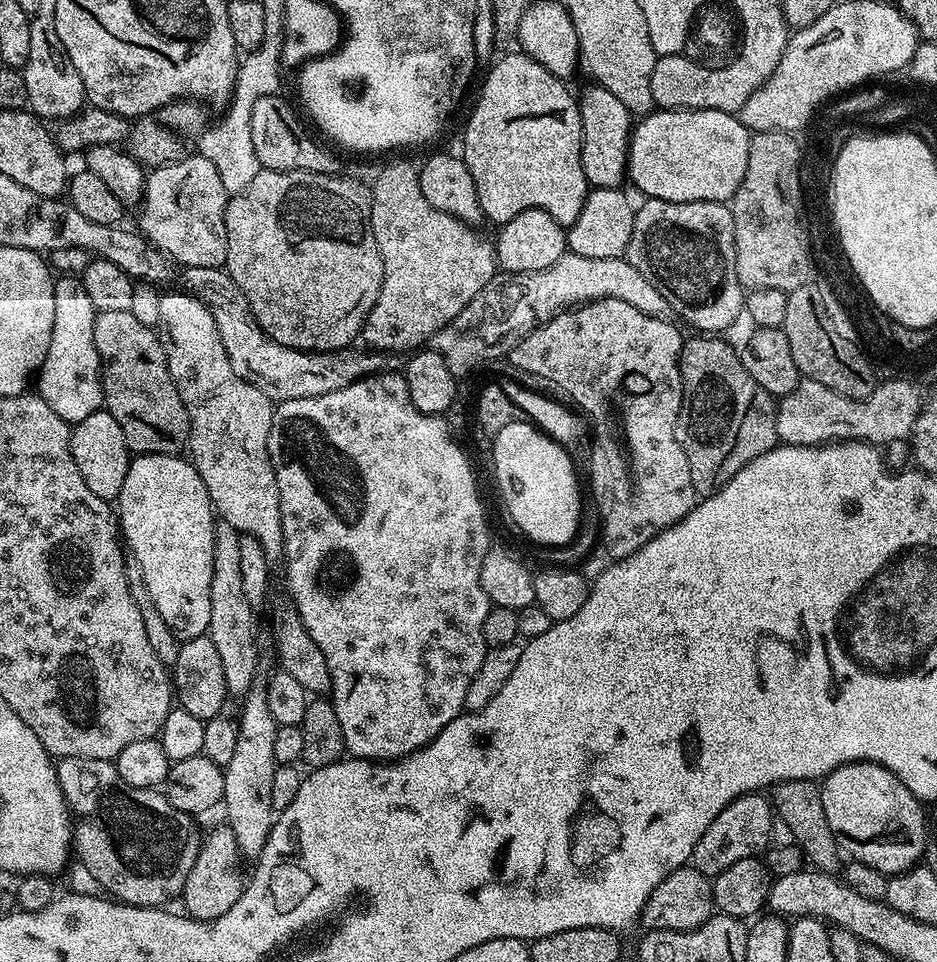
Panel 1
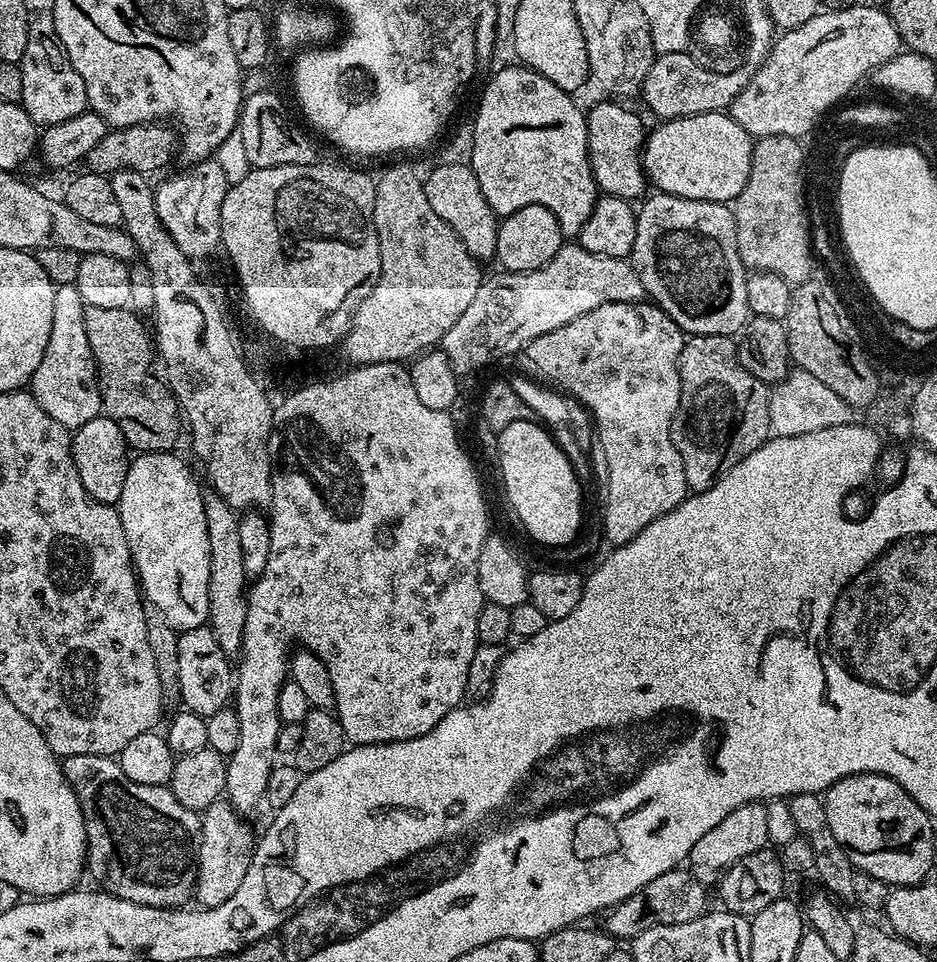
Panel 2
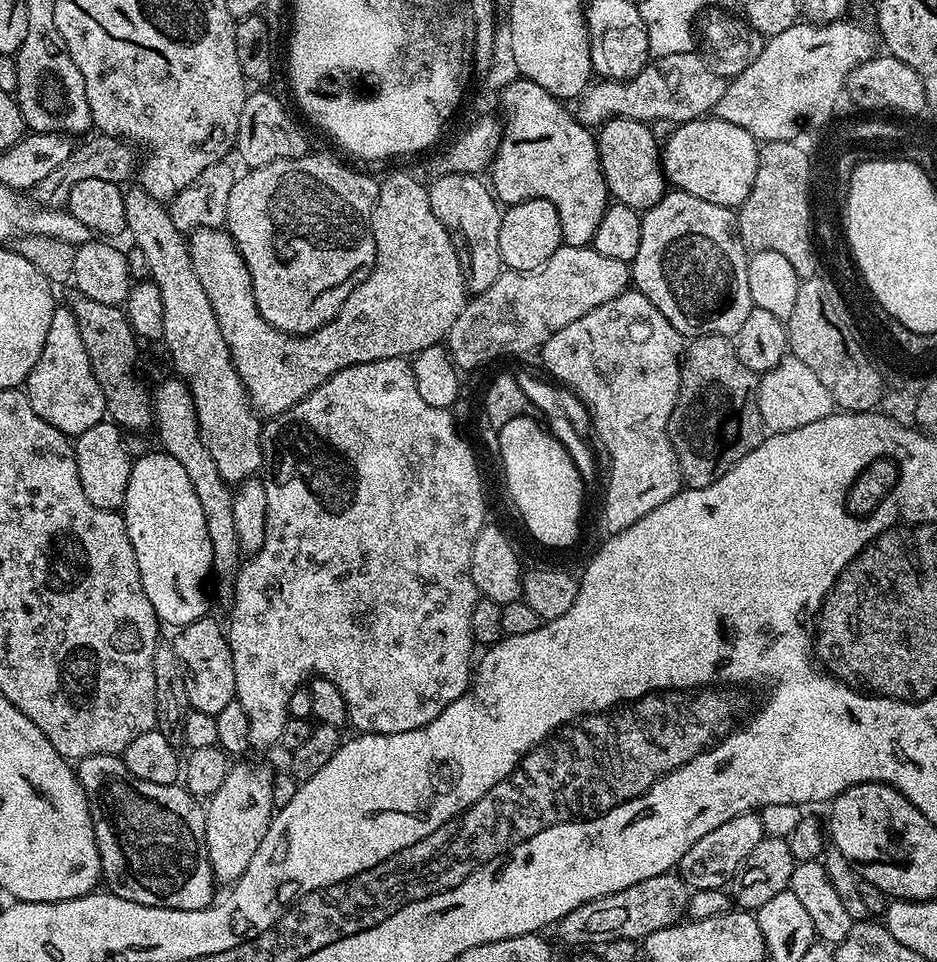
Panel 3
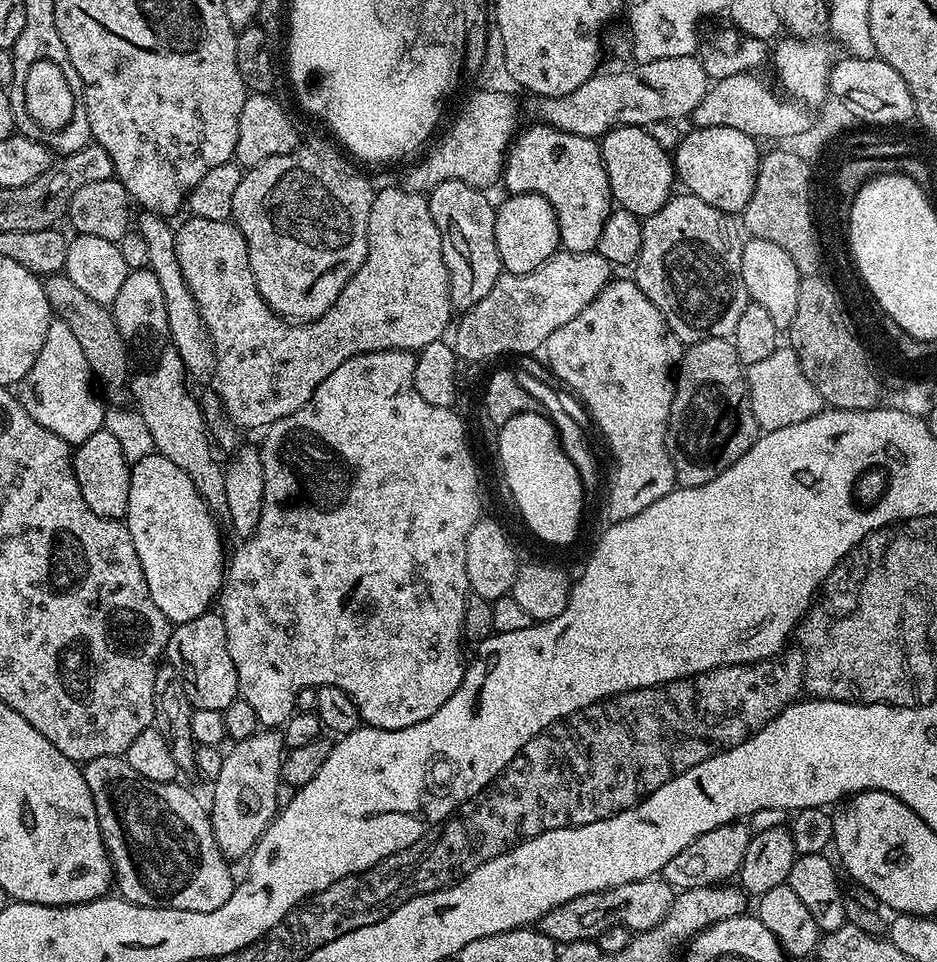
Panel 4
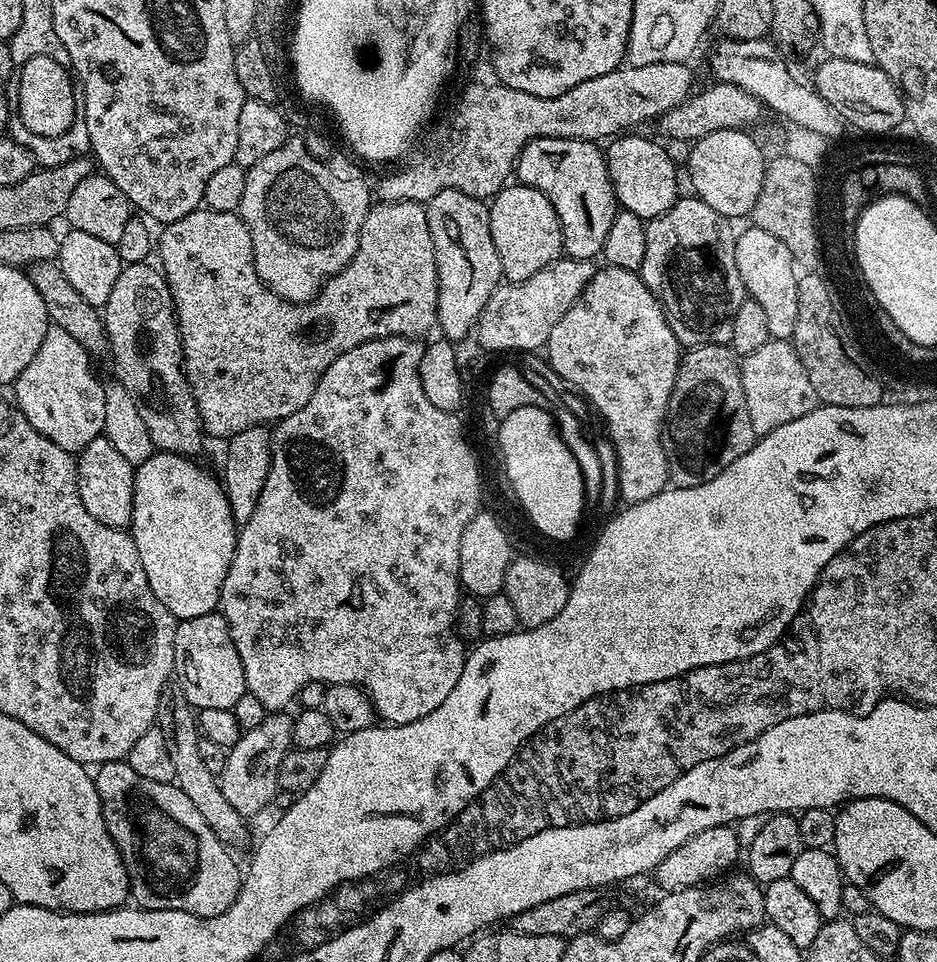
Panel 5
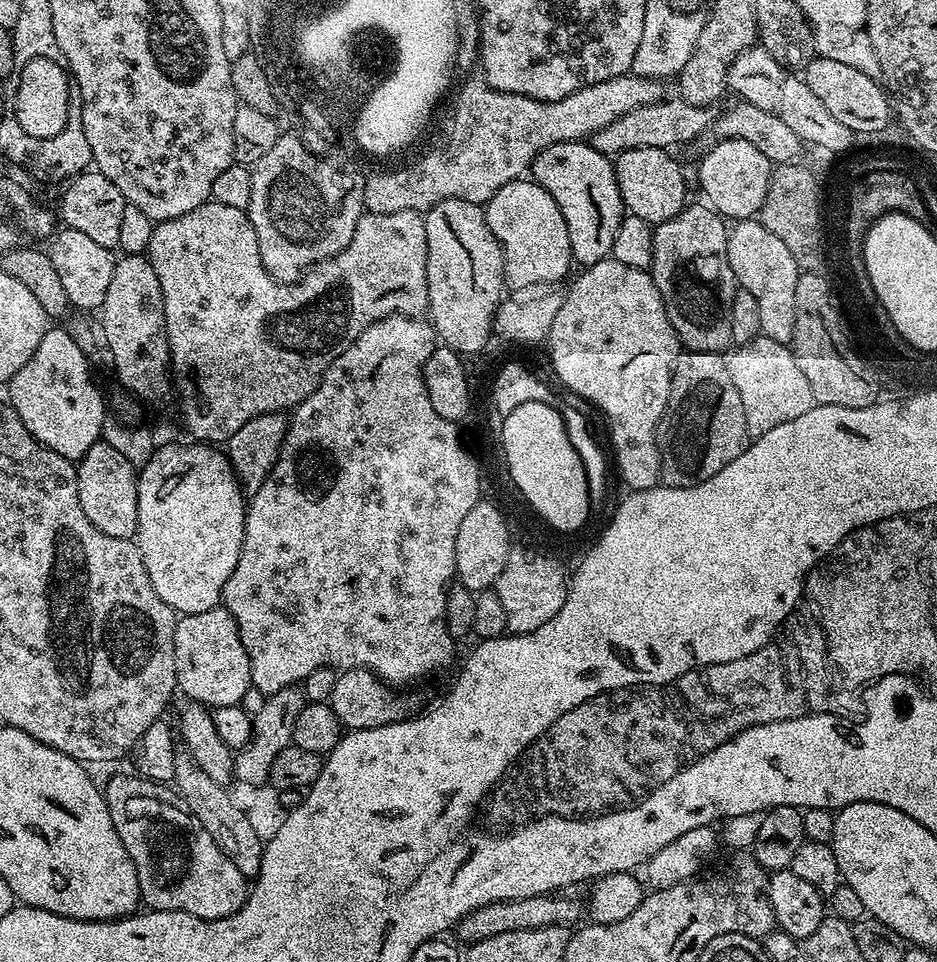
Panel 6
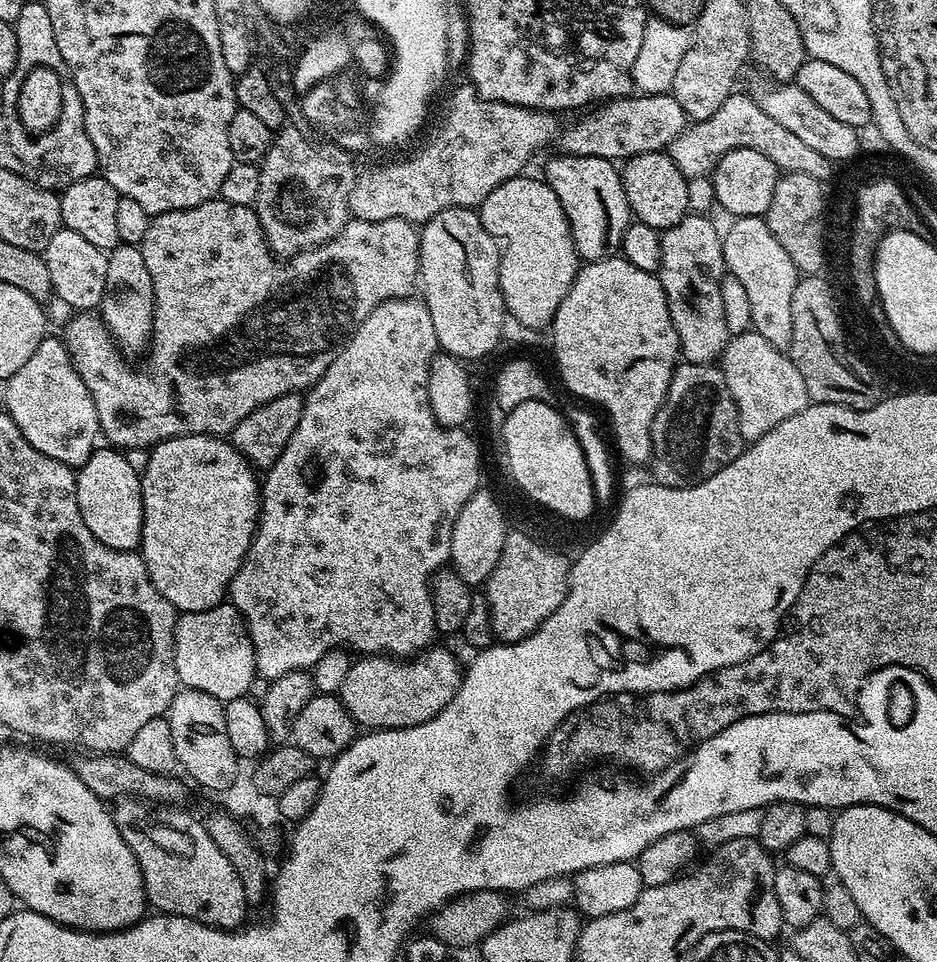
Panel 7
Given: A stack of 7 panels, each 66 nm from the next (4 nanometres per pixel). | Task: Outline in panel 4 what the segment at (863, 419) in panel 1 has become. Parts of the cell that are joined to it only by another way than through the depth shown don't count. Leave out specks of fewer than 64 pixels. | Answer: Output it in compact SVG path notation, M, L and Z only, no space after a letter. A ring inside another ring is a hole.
M777 346L774 354L762 358L762 362L747 365L748 401L754 410L756 425L764 432L782 430L782 426L794 426L814 418L825 407L823 398L814 390L814 382L806 378L796 357L796 351L790 346Z

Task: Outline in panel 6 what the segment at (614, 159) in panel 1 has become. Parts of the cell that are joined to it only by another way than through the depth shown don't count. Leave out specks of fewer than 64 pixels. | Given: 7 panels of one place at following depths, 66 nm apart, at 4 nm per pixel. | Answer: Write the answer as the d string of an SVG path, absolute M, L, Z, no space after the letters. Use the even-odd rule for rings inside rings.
M638 146L615 157L616 181L624 207L631 215L642 218L642 222L650 222L654 226L661 224L674 218L674 214L686 206L687 200L684 199L688 196L688 188L684 185L684 172L672 155L667 148Z

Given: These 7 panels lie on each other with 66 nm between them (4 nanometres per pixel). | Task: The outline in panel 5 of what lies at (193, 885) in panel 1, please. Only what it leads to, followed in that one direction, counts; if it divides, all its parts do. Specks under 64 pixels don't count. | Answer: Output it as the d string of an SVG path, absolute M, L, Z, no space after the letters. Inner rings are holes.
M287 711L268 712L264 721L257 728L241 731L238 742L227 749L224 768L218 773L220 789L226 794L226 802L238 810L246 818L256 816L275 796L278 796L280 783L278 770L282 766L282 758L291 752L292 721Z

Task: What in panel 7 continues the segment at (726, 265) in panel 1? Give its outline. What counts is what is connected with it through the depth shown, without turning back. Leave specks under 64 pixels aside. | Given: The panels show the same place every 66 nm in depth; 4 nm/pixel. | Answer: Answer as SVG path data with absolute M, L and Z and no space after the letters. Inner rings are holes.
M689 214L682 222L663 229L660 241L662 262L658 275L680 339L681 357L690 364L719 361L730 339L726 330L726 306L722 302L726 269L721 229L716 229L704 216Z

